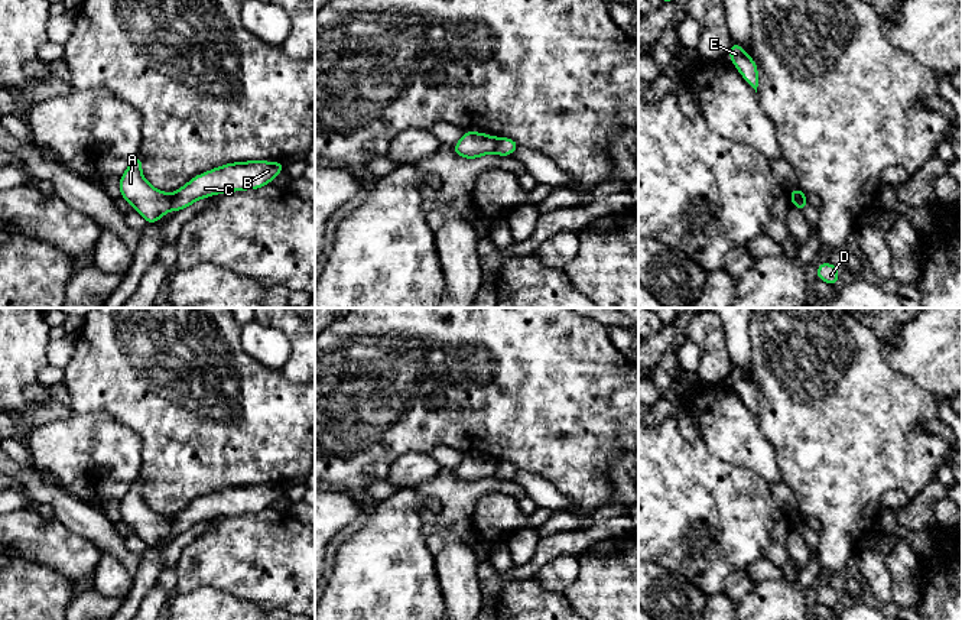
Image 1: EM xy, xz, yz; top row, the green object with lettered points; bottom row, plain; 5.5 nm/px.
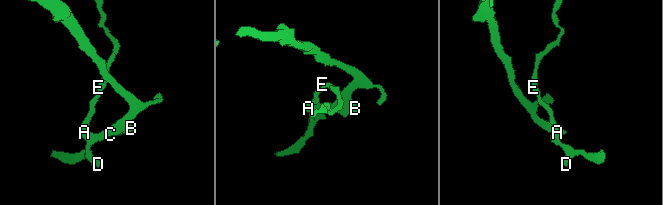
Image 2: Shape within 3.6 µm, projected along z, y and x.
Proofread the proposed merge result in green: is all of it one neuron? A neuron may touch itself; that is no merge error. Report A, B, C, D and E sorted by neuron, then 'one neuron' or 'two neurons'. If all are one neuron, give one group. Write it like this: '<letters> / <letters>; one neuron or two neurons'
A D E / B C; two neurons

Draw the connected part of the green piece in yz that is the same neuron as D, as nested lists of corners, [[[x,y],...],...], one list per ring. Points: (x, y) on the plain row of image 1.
[[[831,587],[818,588],[818,603],[836,610],[839,593]]]

